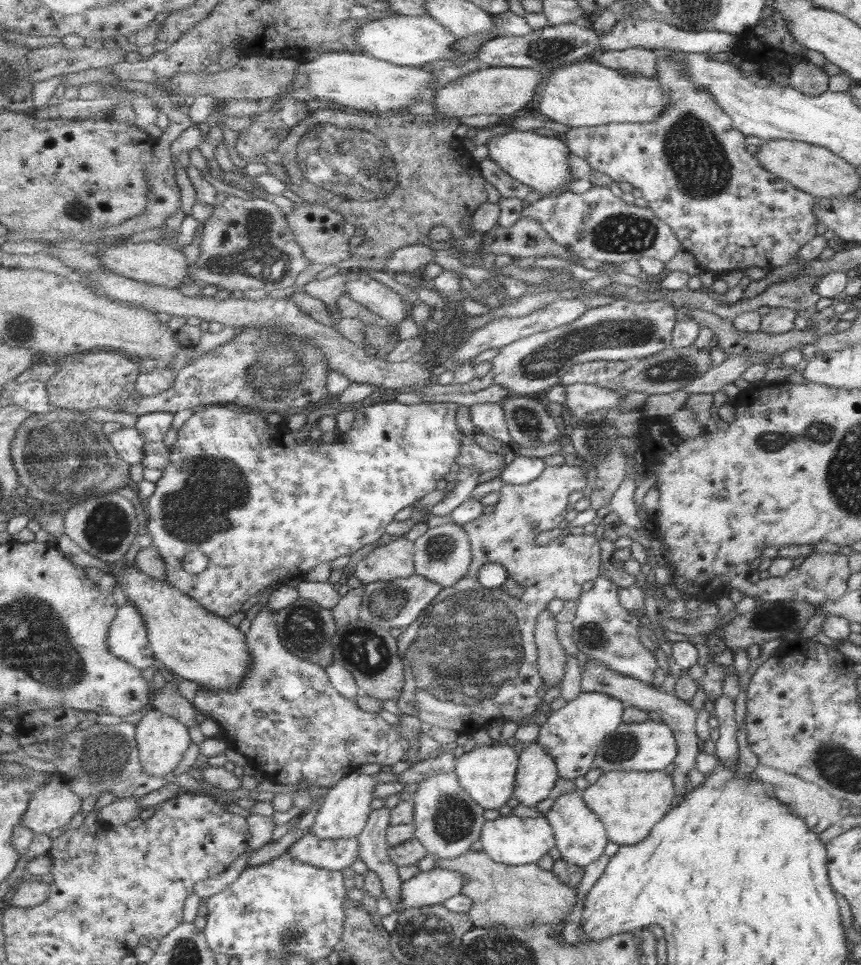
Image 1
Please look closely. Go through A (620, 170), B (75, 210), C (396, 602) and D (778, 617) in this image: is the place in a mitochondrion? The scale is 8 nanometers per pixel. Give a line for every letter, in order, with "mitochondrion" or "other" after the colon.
A: other
B: mitochondrion
C: mitochondrion
D: mitochondrion

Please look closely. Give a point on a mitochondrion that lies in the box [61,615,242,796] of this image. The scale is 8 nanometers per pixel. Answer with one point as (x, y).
(104, 756)

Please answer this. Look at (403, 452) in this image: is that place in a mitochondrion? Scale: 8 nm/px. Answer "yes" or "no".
no

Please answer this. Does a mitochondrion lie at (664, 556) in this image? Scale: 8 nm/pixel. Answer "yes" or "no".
no

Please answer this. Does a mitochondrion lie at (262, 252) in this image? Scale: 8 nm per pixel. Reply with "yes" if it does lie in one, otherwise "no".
yes

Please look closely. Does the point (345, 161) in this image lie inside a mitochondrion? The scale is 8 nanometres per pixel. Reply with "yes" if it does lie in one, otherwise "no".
yes

